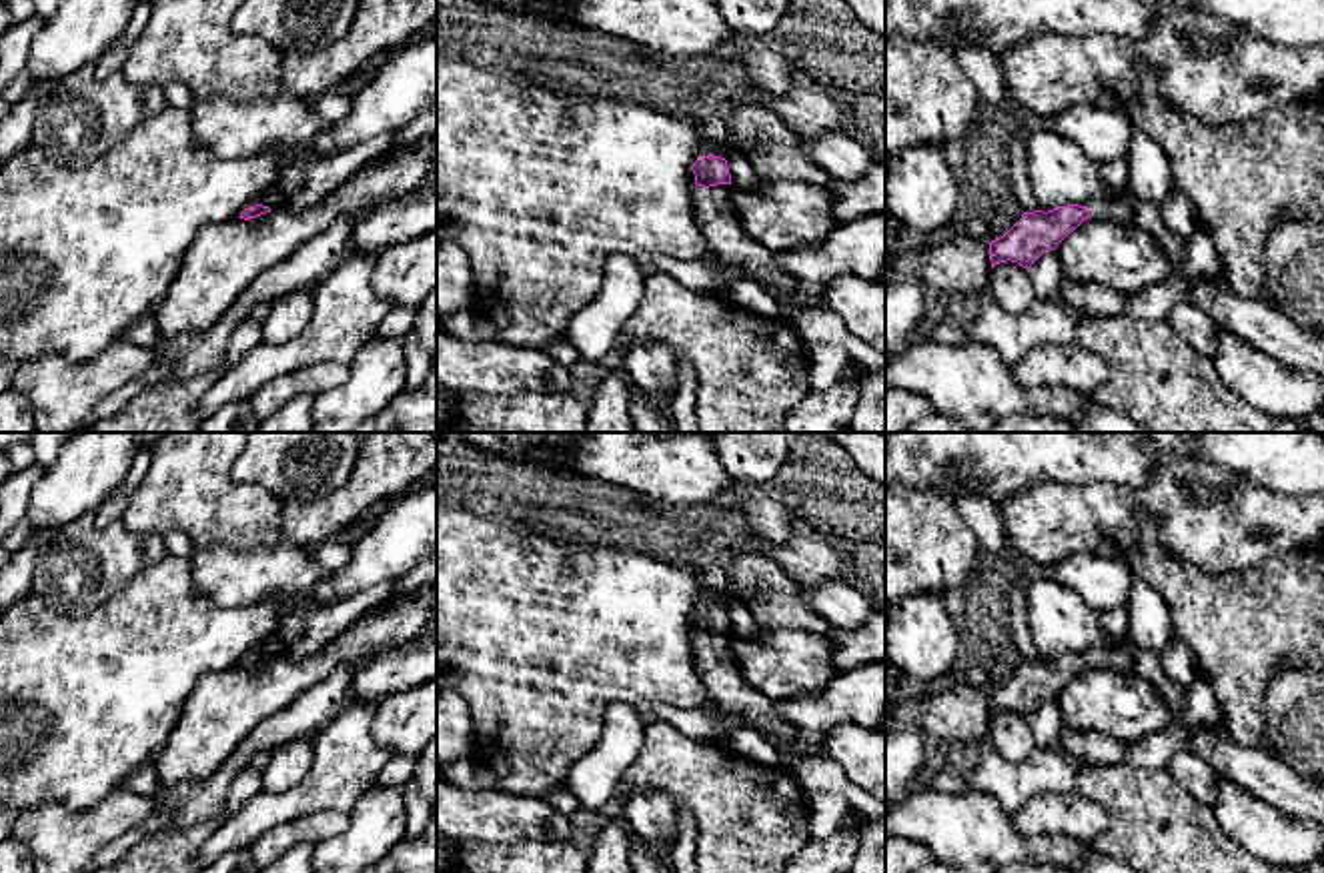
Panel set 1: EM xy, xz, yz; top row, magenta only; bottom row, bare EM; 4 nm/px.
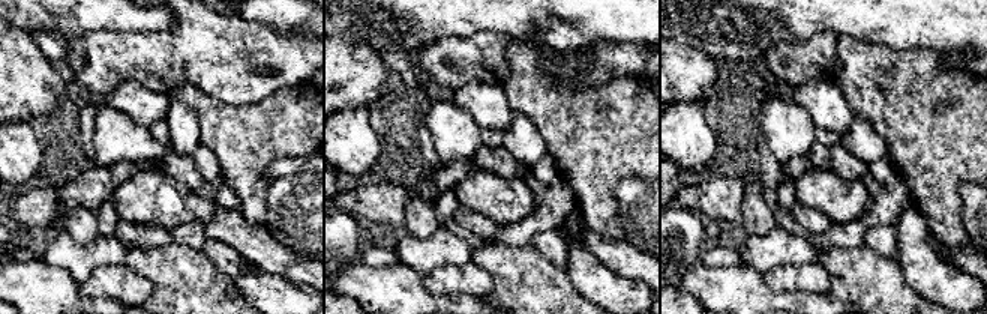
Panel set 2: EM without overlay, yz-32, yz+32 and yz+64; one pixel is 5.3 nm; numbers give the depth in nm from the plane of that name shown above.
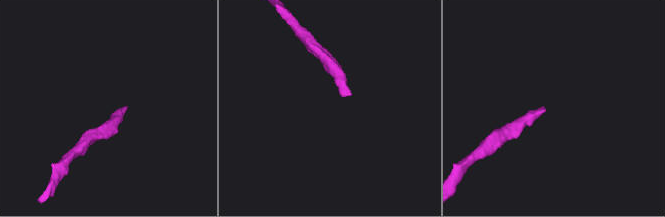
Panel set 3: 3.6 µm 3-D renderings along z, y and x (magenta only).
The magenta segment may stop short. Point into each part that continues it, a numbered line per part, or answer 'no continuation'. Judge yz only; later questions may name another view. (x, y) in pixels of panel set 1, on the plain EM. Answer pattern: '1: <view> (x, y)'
1: yz (1118, 655)

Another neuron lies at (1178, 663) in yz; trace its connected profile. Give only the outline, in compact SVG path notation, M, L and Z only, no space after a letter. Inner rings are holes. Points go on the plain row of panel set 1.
M1174 639L1162 653L1162 665L1174 683L1190 687L1196 681L1196 663L1190 647L1182 639Z

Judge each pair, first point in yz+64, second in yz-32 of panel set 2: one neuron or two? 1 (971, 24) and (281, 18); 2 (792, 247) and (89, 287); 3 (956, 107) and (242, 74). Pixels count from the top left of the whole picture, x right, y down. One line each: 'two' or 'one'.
1: one
2: two
3: two

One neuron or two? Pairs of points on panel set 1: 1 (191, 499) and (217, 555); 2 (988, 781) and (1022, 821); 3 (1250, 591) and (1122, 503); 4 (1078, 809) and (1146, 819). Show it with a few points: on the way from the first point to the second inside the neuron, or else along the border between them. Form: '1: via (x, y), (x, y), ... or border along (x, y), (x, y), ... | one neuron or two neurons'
1: border along (195, 545), (225, 543), (235, 549), (257, 551) | two neurons
2: border along (1058, 791), (1034, 795), (1014, 815) | two neurons
3: border along (1152, 513), (1142, 515), (1142, 541), (1126, 559) | two neurons
4: border along (1072, 791), (1106, 813), (1094, 843) | two neurons

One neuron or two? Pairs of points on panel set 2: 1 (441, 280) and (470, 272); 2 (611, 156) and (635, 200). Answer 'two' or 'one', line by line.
1: one
2: two

